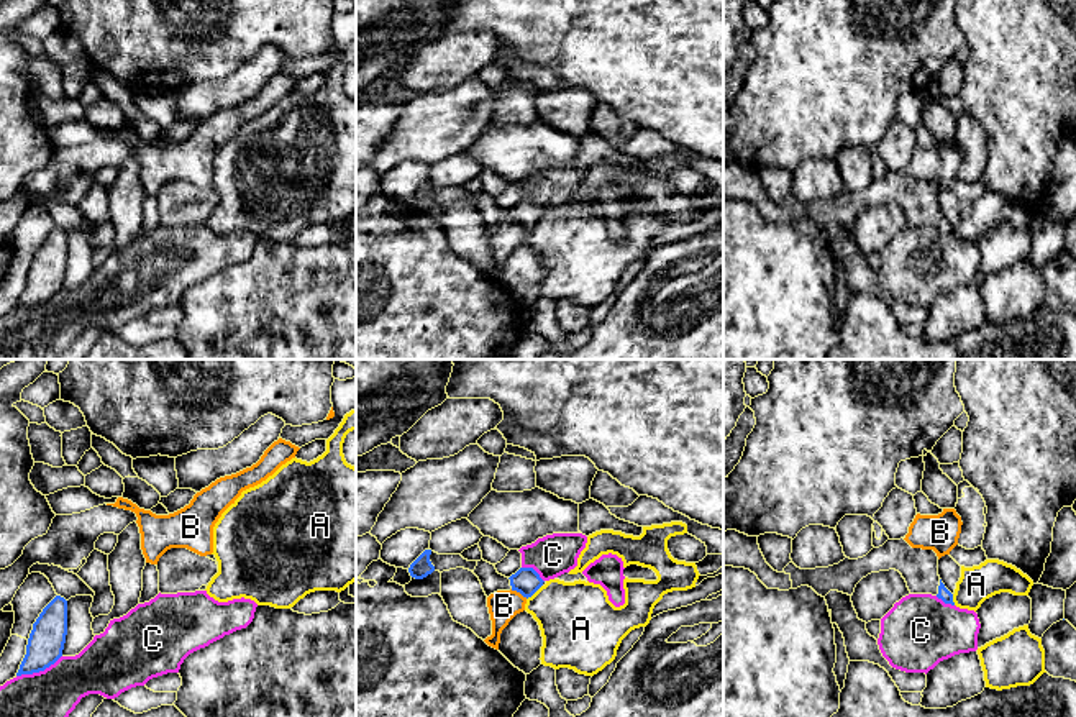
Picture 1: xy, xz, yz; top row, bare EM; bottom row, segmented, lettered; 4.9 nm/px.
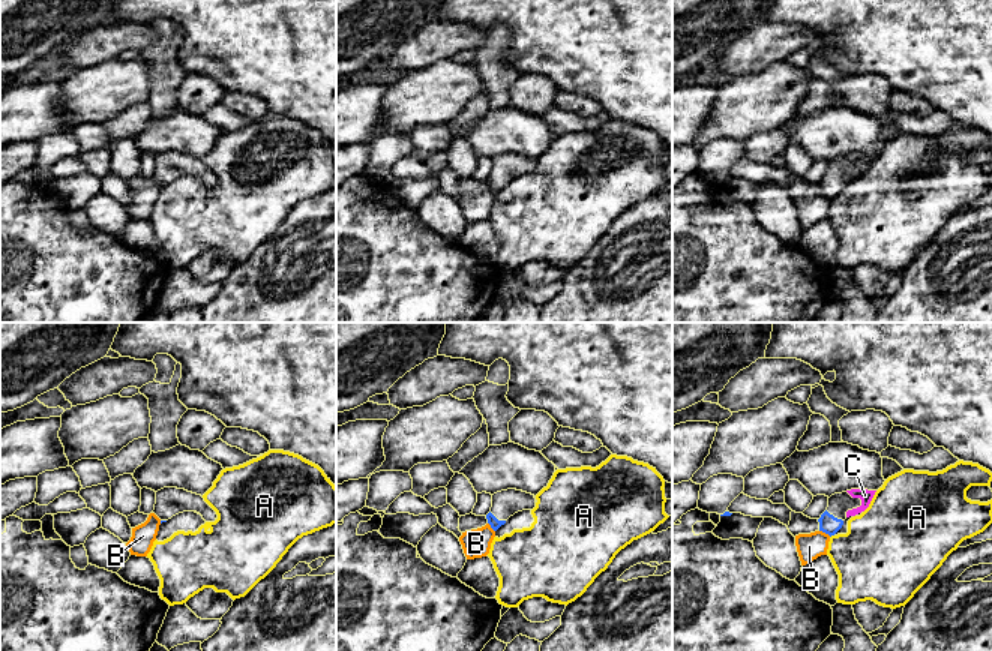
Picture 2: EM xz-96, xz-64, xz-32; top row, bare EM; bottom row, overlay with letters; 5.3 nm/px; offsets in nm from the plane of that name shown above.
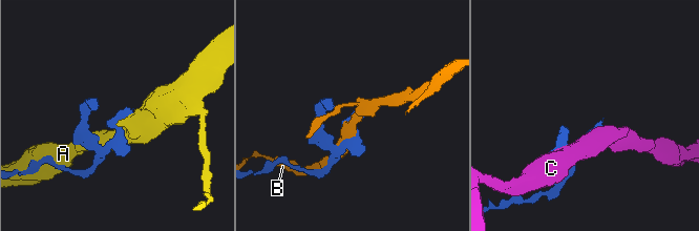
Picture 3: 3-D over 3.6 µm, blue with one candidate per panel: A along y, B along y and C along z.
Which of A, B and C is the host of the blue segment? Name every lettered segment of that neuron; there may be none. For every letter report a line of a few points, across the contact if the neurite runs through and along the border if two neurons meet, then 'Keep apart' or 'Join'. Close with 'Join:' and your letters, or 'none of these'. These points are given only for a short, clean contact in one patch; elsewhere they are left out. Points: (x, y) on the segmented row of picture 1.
A: Keep apart
B: Keep apart
C: Keep apart
Join: none of these

